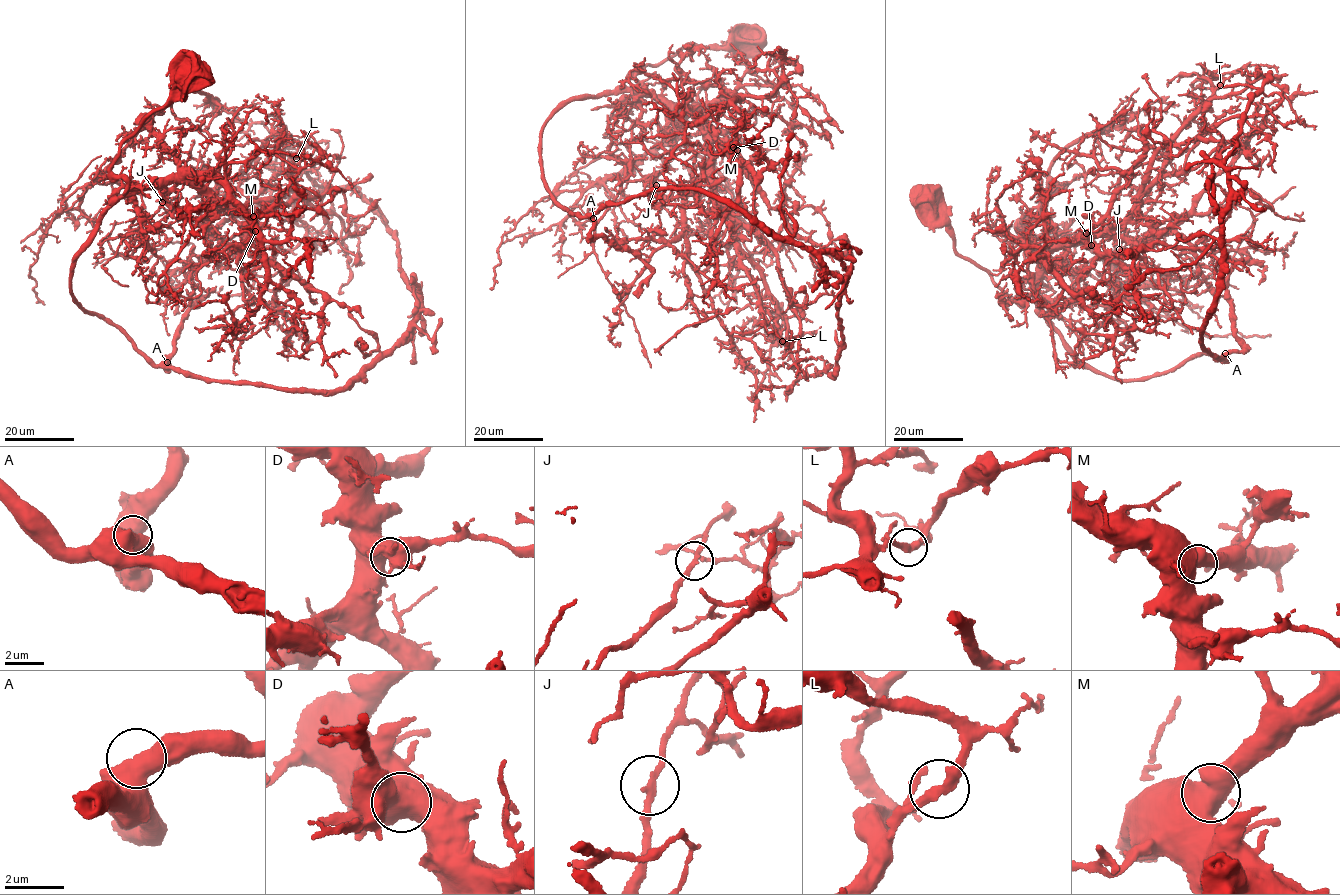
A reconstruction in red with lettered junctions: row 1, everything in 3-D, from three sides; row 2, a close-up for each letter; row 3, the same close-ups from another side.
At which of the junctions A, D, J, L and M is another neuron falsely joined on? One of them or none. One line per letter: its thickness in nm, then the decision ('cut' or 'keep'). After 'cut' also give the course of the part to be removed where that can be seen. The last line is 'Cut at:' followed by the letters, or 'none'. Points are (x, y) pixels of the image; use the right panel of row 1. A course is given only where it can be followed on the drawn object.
A: 550 nm | keep
D: 750 nm | keep
J: 220 nm | cut | (1119, 249), (1114, 277), (1121, 288), (1151, 286), (1178, 291), (1187, 288), (1230, 261), (1256, 215), (1295, 186)
L: 360 nm | keep
M: 600 nm | keep
Cut at: J

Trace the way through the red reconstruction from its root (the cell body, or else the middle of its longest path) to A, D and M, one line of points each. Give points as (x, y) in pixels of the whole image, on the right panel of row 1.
A: (932, 201), (958, 253), (1022, 306), (1032, 296), (1098, 372), (1128, 380), (1225, 353)
D: (932, 201), (944, 216), (956, 252), (984, 269), (1022, 306), (1047, 253), (1079, 238), (1091, 245)
M: (932, 201), (933, 198), (944, 216), (956, 252), (984, 269), (1022, 306), (1043, 258), (1086, 233)

